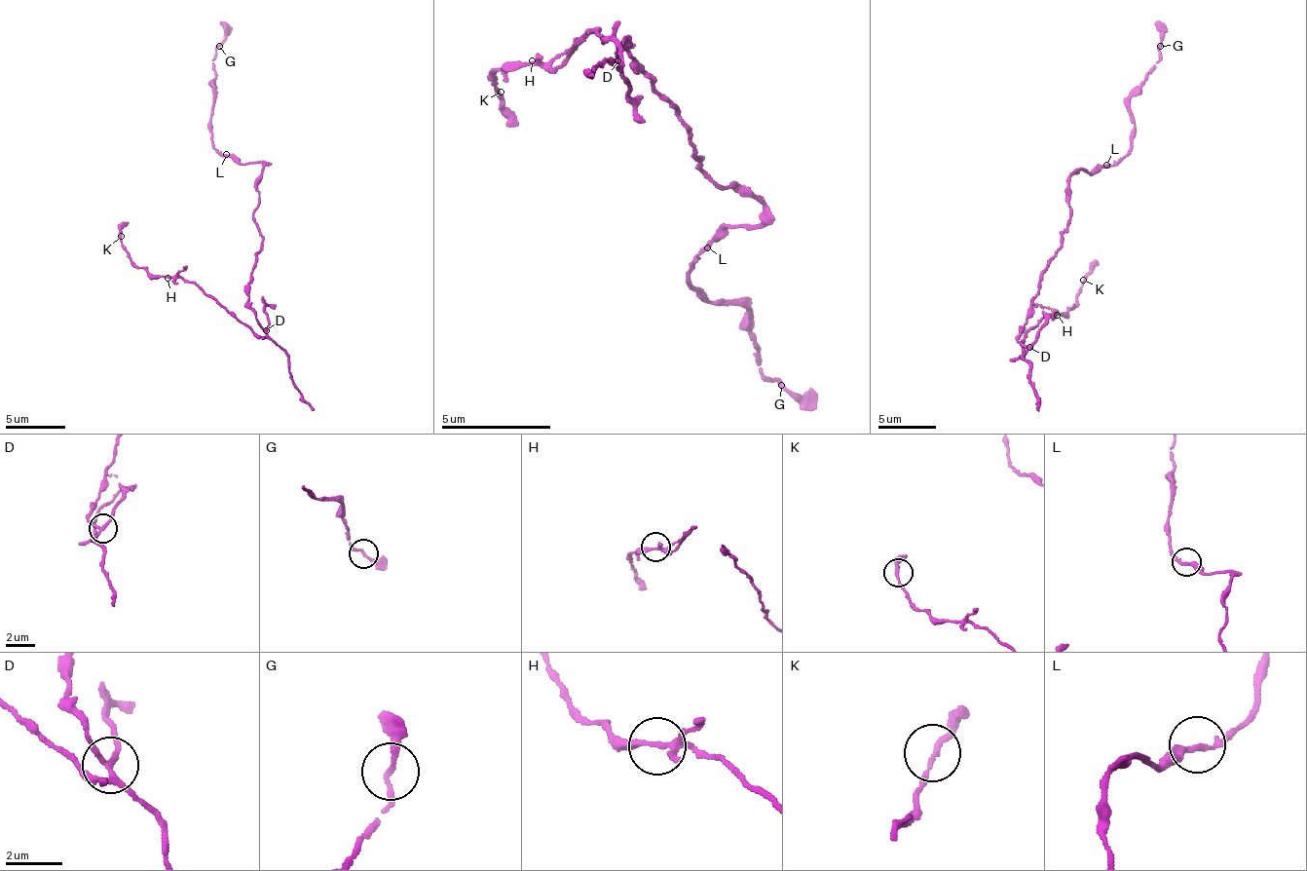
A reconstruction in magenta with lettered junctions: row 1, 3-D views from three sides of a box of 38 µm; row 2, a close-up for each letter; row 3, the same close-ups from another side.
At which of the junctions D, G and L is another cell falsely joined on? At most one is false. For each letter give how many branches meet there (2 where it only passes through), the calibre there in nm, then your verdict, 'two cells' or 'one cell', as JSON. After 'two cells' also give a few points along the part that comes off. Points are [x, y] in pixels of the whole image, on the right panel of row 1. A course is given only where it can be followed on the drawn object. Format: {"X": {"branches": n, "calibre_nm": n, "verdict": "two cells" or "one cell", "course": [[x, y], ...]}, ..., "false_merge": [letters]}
{"D": {"branches": 4, "calibre_nm": 150, "verdict": "two cells", "course": [[1028, 347], [1023, 357], [1026, 332], [1053, 314], [1066, 316], [1083, 277], [1099, 262]]}, "G": {"branches": 2, "calibre_nm": 170, "verdict": "one cell"}, "L": {"branches": 2, "calibre_nm": 160, "verdict": "one cell"}, "false_merge": ["D"]}

